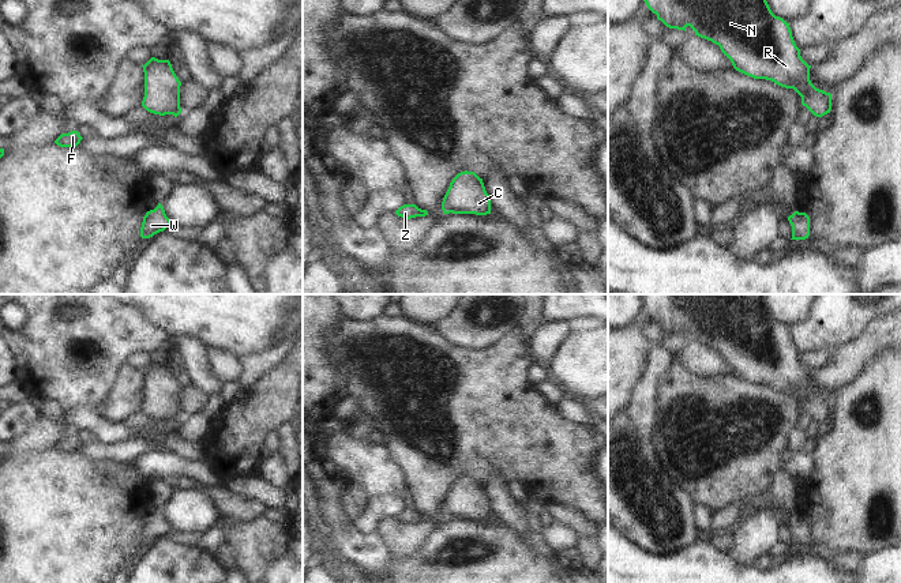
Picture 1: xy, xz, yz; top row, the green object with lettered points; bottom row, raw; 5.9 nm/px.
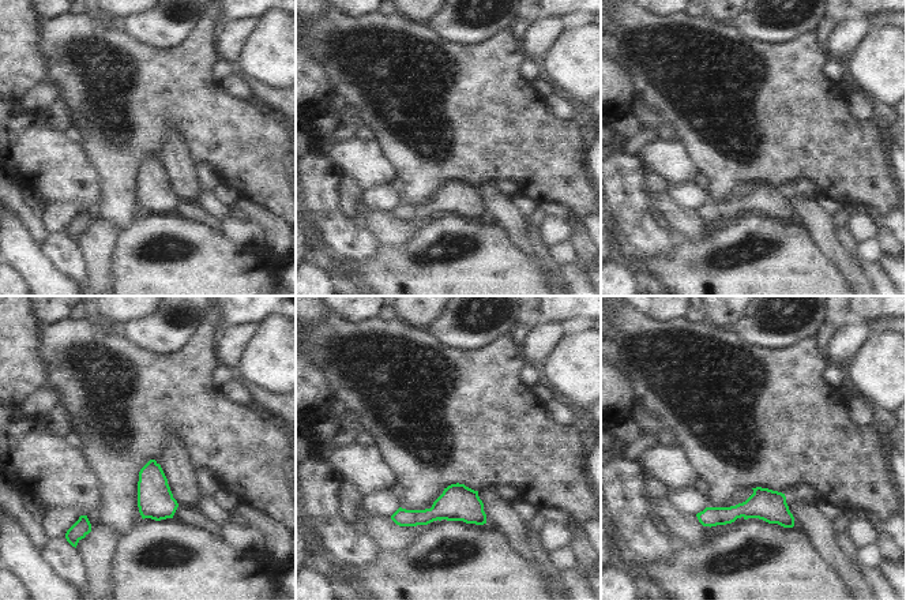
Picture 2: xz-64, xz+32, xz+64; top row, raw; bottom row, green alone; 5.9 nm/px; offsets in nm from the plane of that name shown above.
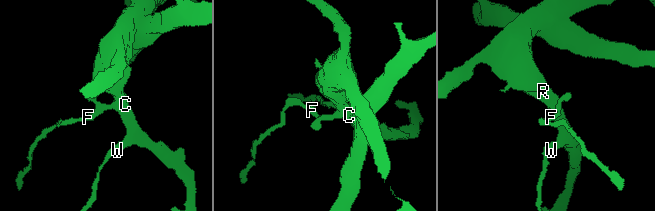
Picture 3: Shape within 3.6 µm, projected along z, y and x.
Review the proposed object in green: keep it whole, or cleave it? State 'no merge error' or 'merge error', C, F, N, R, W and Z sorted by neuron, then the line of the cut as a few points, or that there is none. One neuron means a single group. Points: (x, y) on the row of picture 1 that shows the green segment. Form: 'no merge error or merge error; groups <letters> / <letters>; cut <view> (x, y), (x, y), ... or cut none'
no merge error; groups C F N R W Z; cut none

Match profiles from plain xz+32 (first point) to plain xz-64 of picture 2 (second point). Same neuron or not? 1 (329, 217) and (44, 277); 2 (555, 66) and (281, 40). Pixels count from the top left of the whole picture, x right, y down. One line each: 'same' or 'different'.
1: different
2: same

